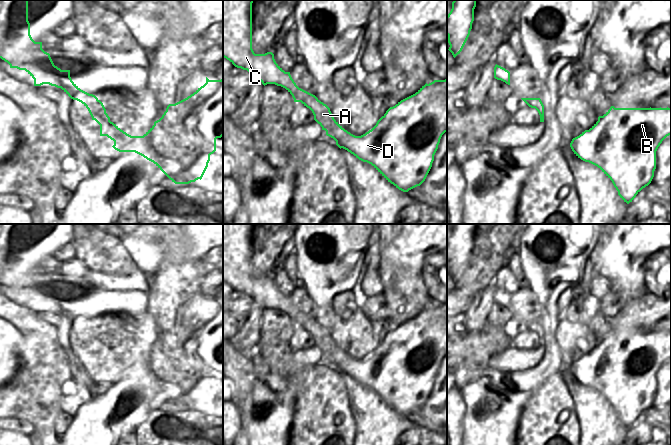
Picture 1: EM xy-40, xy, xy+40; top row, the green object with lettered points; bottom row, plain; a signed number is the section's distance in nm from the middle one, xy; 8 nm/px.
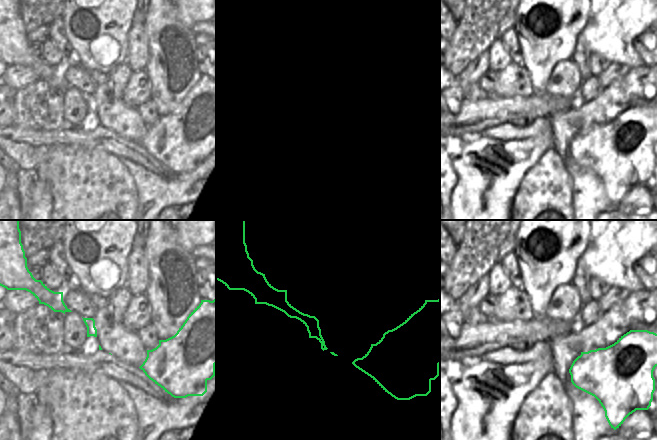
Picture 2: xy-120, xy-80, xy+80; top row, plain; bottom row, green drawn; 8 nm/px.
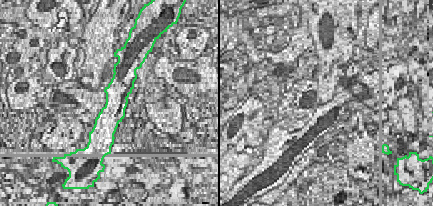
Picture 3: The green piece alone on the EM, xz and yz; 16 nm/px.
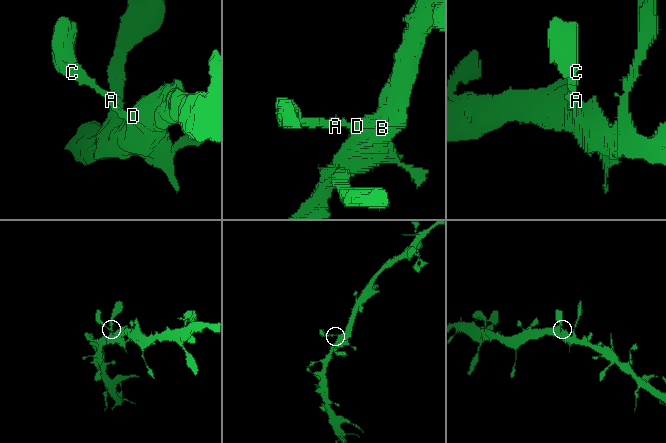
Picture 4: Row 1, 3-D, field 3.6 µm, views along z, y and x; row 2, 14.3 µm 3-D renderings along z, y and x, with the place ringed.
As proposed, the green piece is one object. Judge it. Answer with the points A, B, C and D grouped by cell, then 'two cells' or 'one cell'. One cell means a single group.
groups A B C D; one cell

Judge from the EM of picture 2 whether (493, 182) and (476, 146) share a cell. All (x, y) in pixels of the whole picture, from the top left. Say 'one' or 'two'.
one

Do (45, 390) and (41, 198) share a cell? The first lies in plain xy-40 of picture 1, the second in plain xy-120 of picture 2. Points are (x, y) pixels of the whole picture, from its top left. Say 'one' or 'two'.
one

